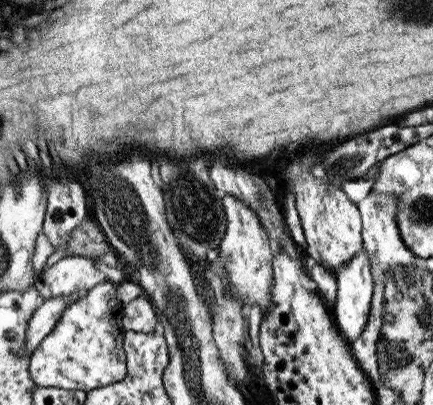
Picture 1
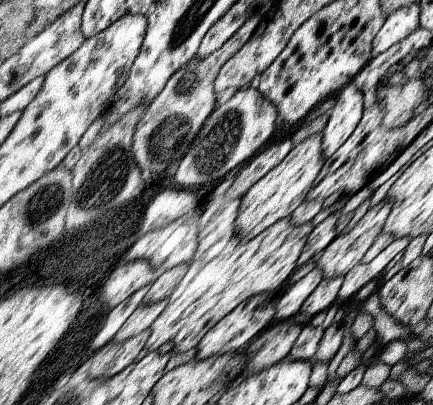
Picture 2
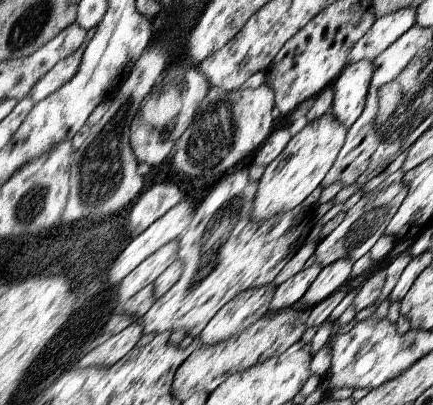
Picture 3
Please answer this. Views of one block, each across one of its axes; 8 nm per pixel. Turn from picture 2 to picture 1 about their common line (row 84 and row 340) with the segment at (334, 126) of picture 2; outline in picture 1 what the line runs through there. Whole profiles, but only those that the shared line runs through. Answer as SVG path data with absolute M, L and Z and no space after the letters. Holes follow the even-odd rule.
M359 252L359 256L351 258L347 264L343 264L337 272L337 298L333 304L333 314L335 314L335 322L339 324L339 332L341 336L353 344L361 334L363 328L367 324L369 318L369 304L371 304L371 296L373 296L373 280L371 280L371 272L369 272L369 260L365 256L365 252Z

